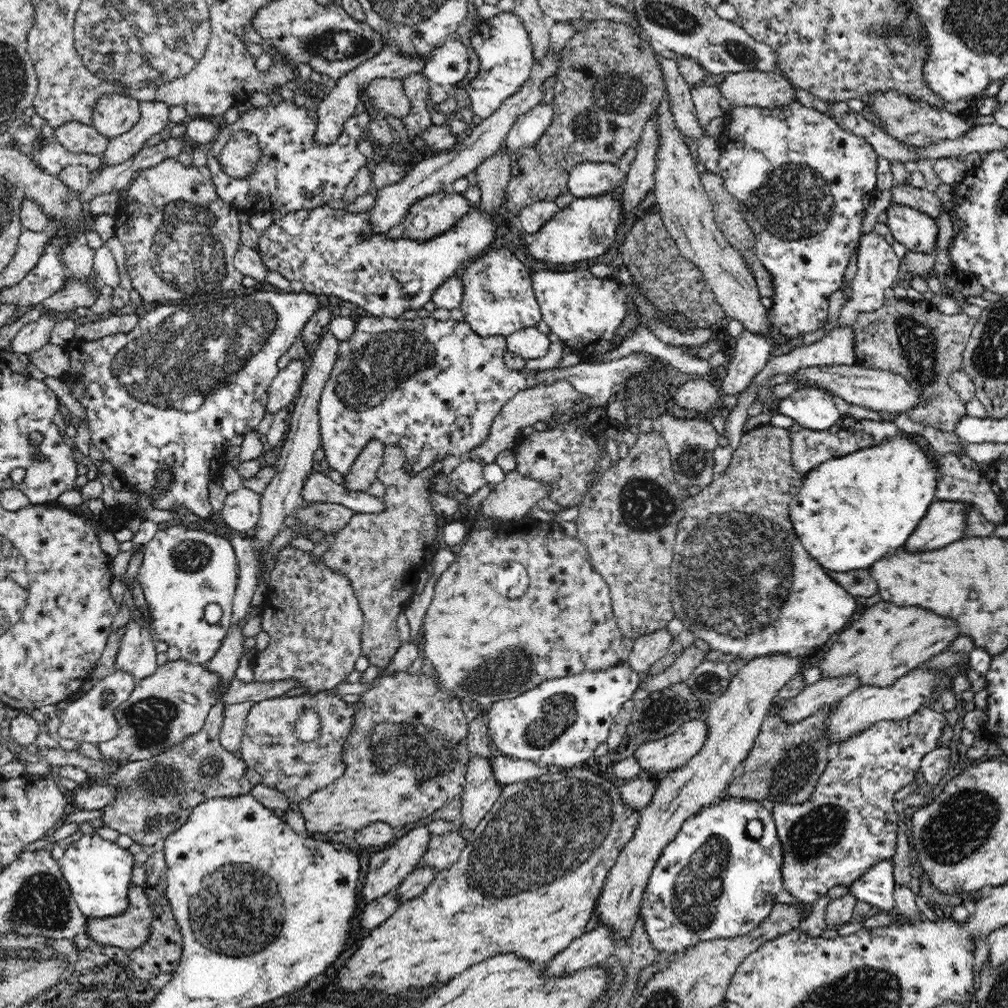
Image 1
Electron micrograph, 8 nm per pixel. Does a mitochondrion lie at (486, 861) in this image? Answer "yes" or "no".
yes

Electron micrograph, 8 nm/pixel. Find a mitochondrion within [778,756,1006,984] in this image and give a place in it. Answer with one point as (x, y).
(962, 825)

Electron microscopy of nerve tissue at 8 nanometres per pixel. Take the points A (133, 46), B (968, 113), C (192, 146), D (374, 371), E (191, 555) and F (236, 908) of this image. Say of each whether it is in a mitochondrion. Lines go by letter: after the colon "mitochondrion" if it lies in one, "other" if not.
A: mitochondrion
B: other
C: other
D: mitochondrion
E: mitochondrion
F: mitochondrion

